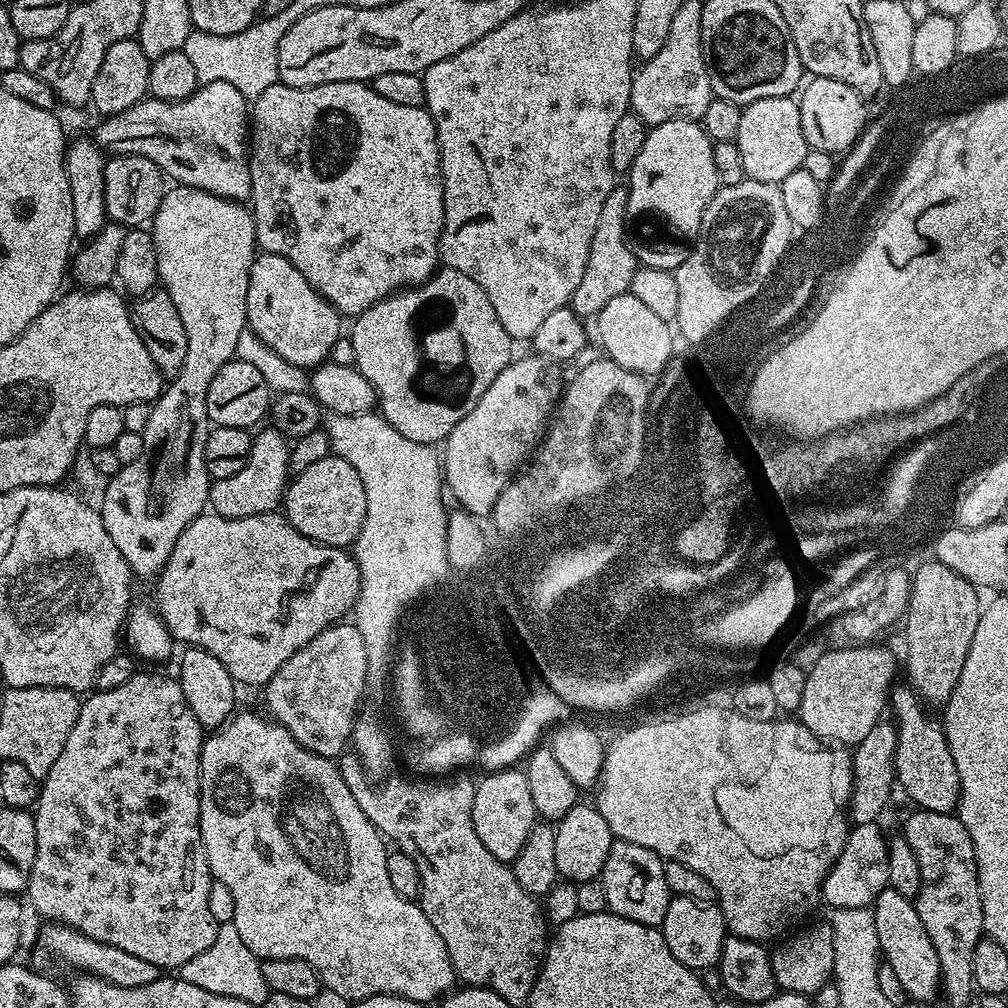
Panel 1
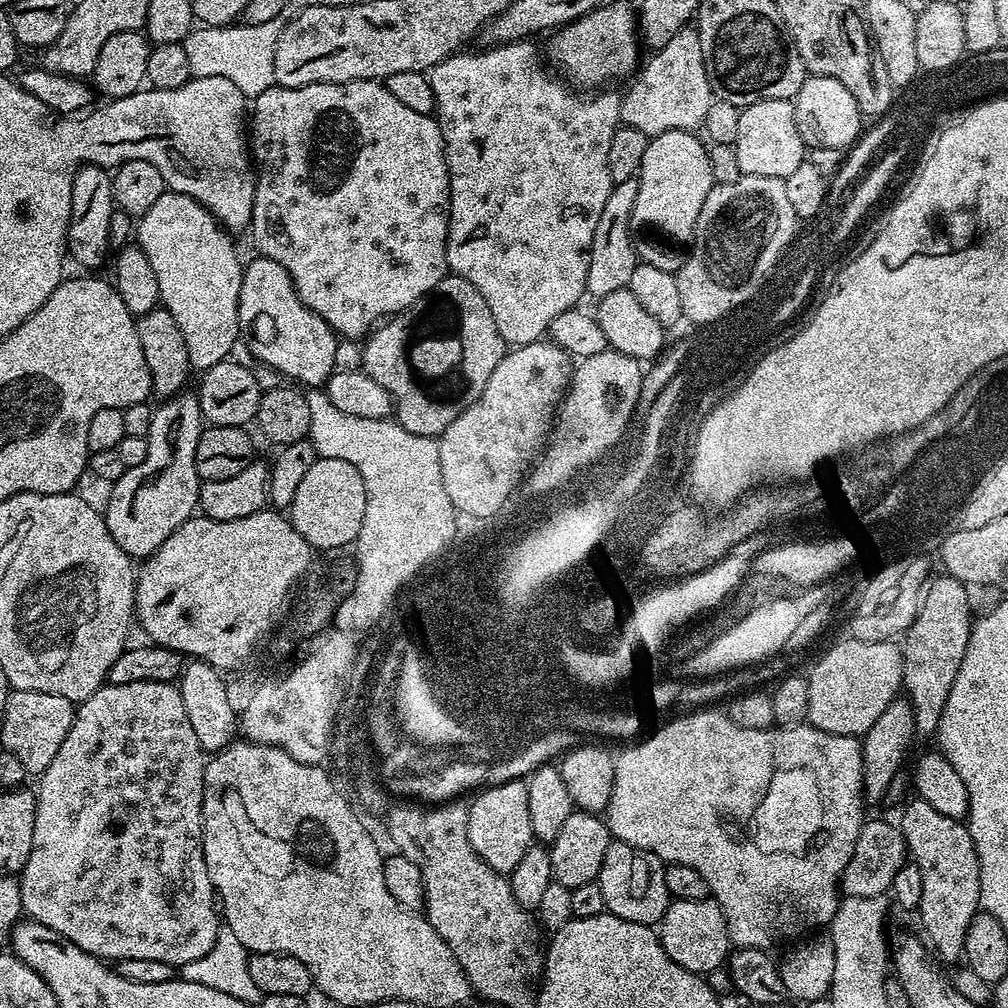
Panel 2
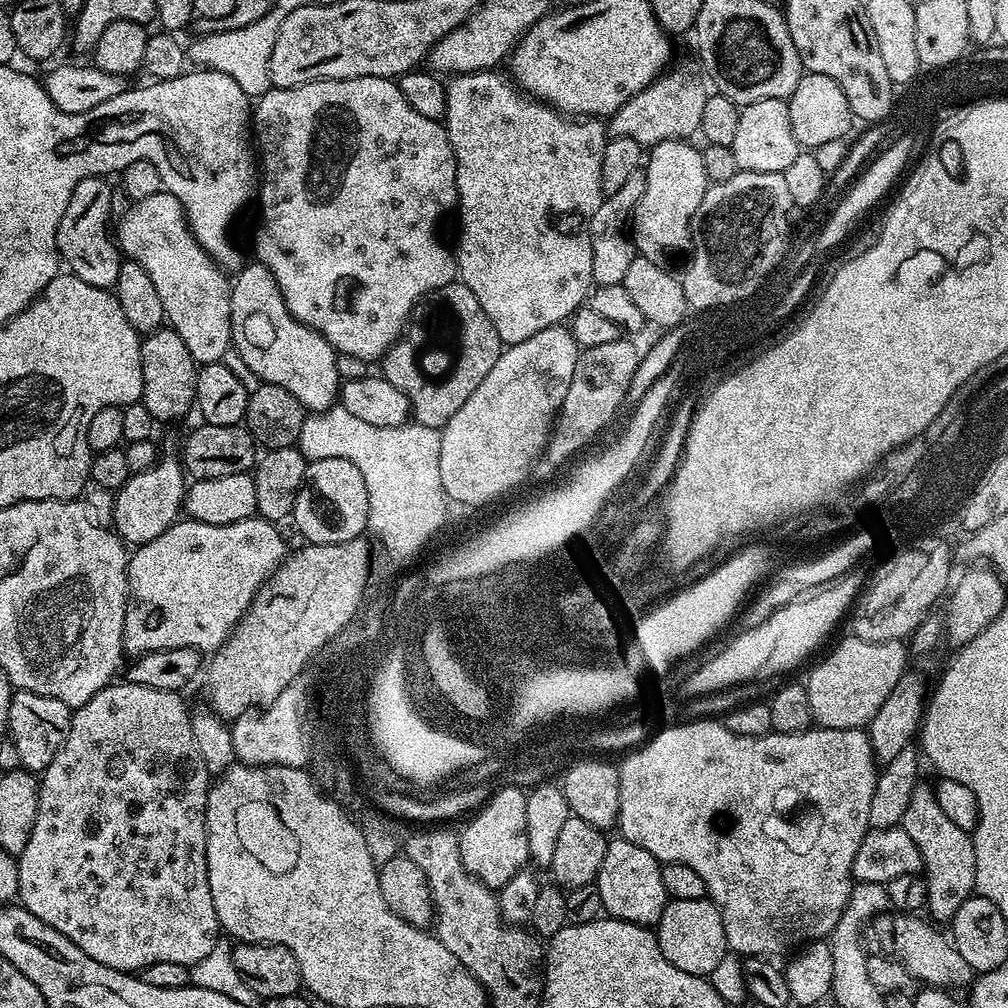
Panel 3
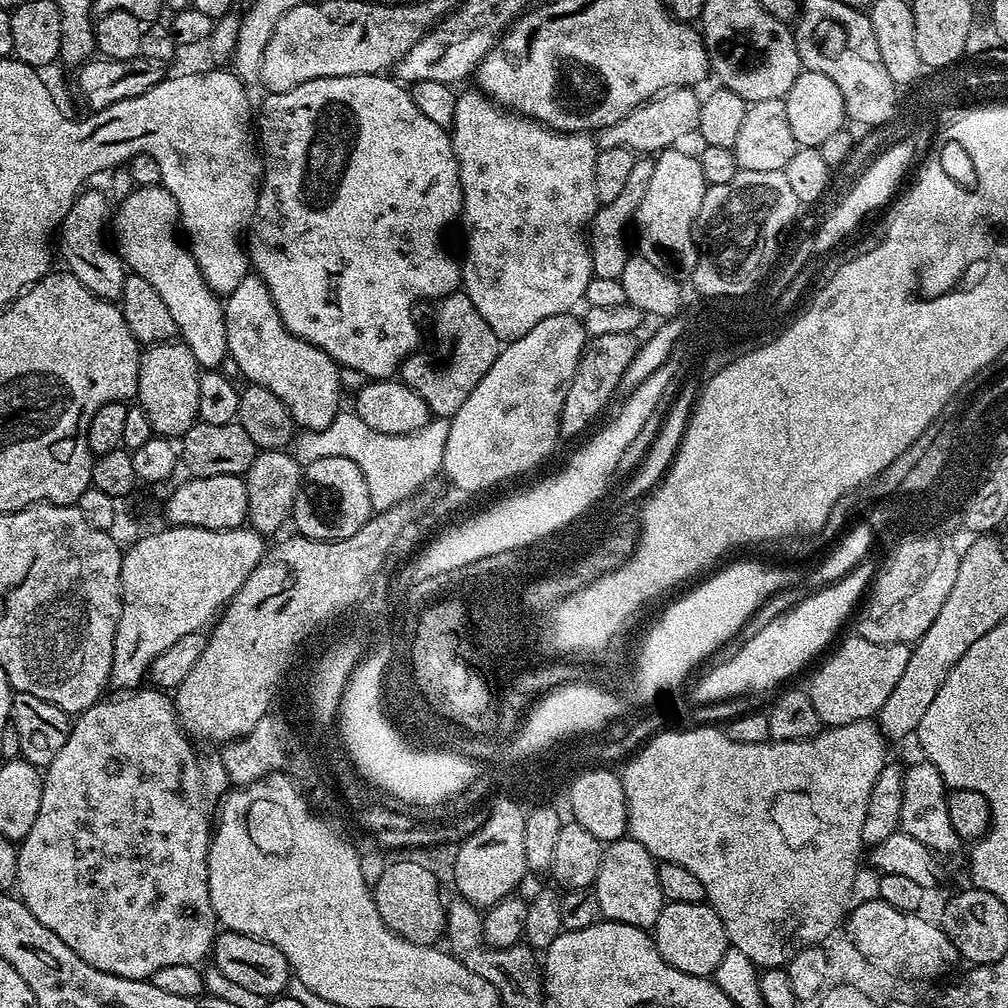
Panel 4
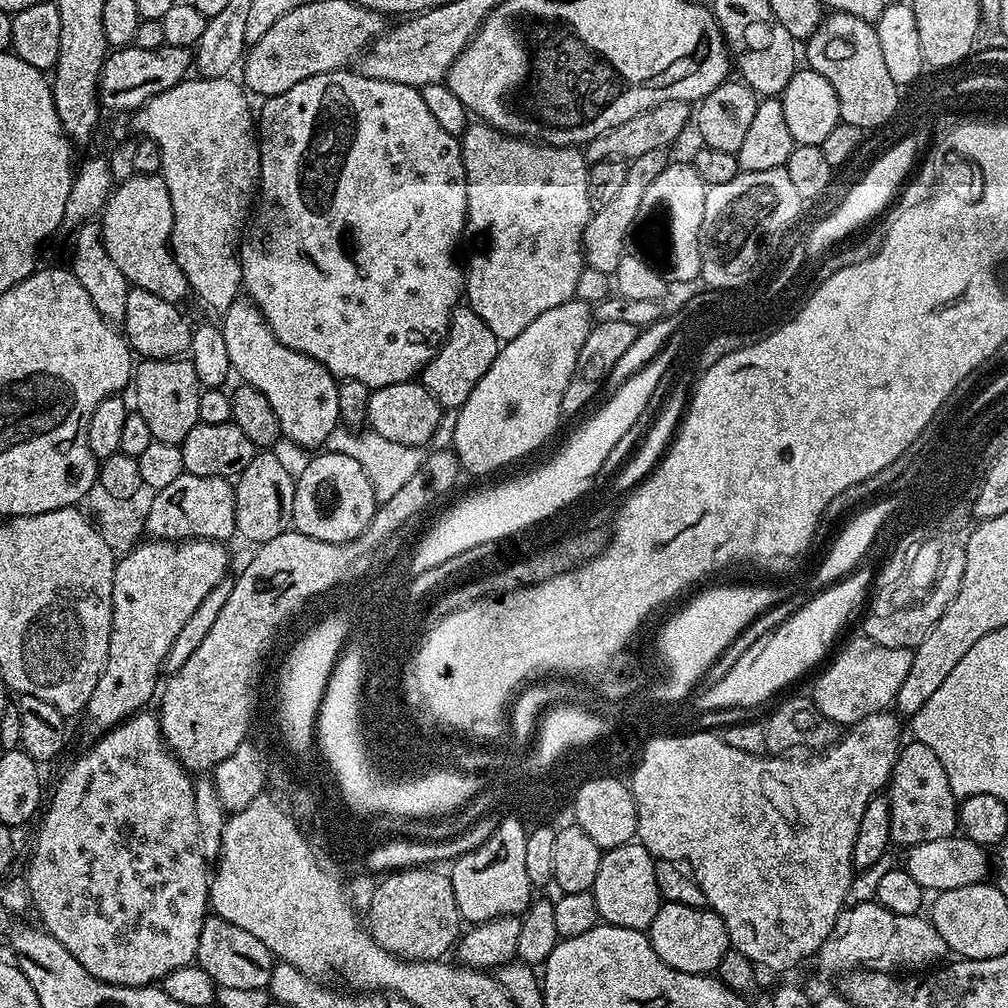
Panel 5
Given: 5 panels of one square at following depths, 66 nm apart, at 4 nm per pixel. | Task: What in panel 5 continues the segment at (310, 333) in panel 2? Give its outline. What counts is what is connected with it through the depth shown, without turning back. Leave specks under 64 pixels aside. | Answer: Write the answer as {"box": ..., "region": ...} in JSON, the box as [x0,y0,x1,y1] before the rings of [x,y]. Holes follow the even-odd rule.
{"box":[218,298,341,450],"region":[[[238,298],[232,303],[226,311],[222,313],[222,322],[219,321],[218,327],[222,338],[226,338],[226,354],[230,354],[230,362],[232,363],[231,371],[236,372],[241,381],[254,387],[255,390],[261,391],[263,397],[267,402],[270,402],[270,407],[274,410],[274,416],[277,418],[277,426],[280,427],[279,435],[285,440],[288,439],[290,443],[297,444],[300,448],[316,448],[312,450],[320,450],[324,448],[326,438],[330,438],[330,434],[341,423],[340,411],[338,410],[338,381],[336,377],[330,374],[330,370],[326,370],[326,366],[322,366],[320,362],[314,358],[310,358],[306,354],[302,354],[298,350],[290,350],[290,346],[282,346],[282,342],[278,342],[278,338],[270,330],[268,323],[264,320],[264,316],[257,311],[255,304],[247,298]]]}

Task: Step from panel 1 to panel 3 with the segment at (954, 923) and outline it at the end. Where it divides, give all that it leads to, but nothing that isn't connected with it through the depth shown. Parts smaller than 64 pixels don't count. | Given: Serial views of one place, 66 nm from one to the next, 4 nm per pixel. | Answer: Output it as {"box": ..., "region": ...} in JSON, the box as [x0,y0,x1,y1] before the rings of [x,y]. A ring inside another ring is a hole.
{"box":[902,783,976,922],"region":[[[918,783],[911,794],[902,826],[906,834],[910,834],[914,846],[918,846],[918,854],[922,854],[922,875],[928,882],[927,915],[936,922],[950,922],[954,914],[958,914],[962,902],[966,902],[973,895],[976,886],[974,846],[969,832],[962,830],[962,826],[954,826],[954,822],[950,822],[950,818],[942,814],[942,806],[938,806],[935,791],[924,784]]]}

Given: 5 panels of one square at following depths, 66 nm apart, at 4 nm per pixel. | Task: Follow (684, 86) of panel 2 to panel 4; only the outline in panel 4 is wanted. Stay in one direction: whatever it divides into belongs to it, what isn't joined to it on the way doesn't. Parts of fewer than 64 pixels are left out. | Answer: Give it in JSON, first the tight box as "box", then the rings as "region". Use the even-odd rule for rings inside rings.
{"box":[594,87,700,154],"region":[[[691,87],[669,88],[644,104],[639,104],[626,118],[614,122],[614,126],[606,126],[595,133],[594,139],[600,148],[622,146],[637,154],[659,154],[665,148],[679,145],[683,136],[697,131],[696,123],[700,113],[699,95],[695,96]]]}

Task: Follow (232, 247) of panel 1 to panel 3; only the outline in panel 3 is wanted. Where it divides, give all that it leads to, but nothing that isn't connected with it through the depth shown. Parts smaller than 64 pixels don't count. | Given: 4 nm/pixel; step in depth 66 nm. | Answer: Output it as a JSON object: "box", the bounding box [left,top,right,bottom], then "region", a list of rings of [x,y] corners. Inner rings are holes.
{"box":[111,190,232,546],"region":[[[163,190],[150,194],[150,198],[142,198],[130,203],[128,212],[124,216],[119,217],[118,224],[120,229],[115,229],[114,236],[118,241],[118,247],[125,257],[134,262],[138,262],[138,266],[142,266],[142,270],[146,270],[146,274],[150,274],[150,282],[154,282],[154,290],[158,290],[158,298],[162,298],[162,306],[164,307],[164,315],[167,323],[176,331],[186,342],[186,350],[190,350],[190,354],[196,359],[197,365],[218,364],[225,359],[224,355],[230,352],[232,348],[232,311],[230,310],[230,300],[232,298],[232,286],[230,283],[229,273],[223,271],[219,264],[212,260],[209,252],[205,252],[203,246],[196,241],[192,234],[192,229],[188,226],[188,218],[184,215],[184,207],[182,202],[178,202],[178,198],[174,198],[174,194]],[[161,455],[154,468],[132,473],[115,493],[116,505],[112,508],[111,523],[116,535],[128,546],[139,546],[158,538],[158,534],[181,519],[185,491],[186,473],[177,457],[175,460],[172,456]]]}

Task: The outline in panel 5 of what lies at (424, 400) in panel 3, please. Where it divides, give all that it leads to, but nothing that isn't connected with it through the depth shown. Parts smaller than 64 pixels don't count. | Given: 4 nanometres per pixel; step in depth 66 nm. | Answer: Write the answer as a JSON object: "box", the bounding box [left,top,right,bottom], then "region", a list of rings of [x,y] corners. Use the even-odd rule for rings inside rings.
{"box":[419,306,502,410],"region":[[[457,306],[452,311],[452,321],[448,324],[448,337],[436,352],[434,359],[420,373],[419,383],[440,403],[441,409],[459,410],[466,398],[470,398],[474,386],[478,386],[482,374],[490,370],[501,347],[502,342],[496,337],[494,330],[490,330],[490,326],[486,326],[486,322],[478,318],[473,308]]]}

